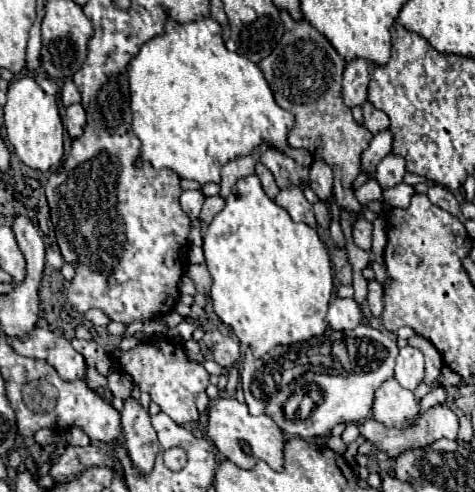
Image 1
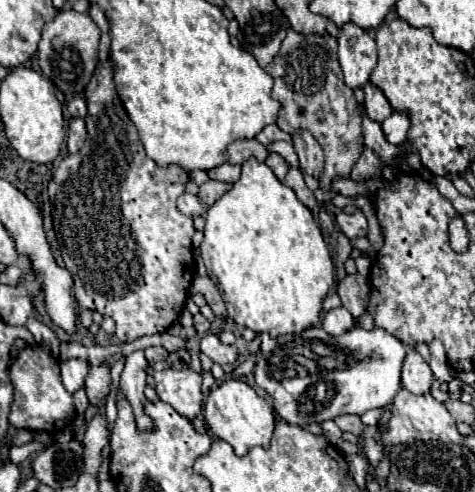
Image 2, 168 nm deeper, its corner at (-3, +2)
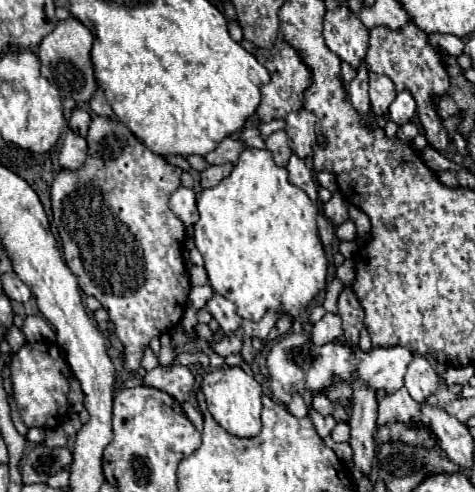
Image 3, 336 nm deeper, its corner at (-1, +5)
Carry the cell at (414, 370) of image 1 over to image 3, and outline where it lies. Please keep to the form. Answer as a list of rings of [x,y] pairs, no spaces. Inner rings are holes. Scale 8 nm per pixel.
[[[414,354],[414,360],[410,362],[406,378],[404,378],[404,386],[408,388],[410,396],[416,402],[426,402],[428,396],[436,394],[440,386],[440,378],[426,356]]]

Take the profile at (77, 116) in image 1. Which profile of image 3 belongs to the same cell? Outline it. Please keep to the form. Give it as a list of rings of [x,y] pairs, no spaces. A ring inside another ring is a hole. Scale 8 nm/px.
[[[70,130],[64,138],[64,144],[58,154],[60,166],[64,170],[78,170],[78,166],[82,166],[82,162],[86,160],[86,150],[88,150],[86,140]]]

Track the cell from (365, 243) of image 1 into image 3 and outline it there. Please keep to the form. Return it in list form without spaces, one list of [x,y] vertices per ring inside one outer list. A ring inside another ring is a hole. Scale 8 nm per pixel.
[[[334,192],[334,194],[332,194],[332,198],[324,204],[324,208],[322,208],[322,210],[324,210],[326,218],[328,218],[328,220],[332,220],[336,226],[348,220],[346,200],[344,200],[344,198],[342,198],[342,194],[338,194],[338,192]]]

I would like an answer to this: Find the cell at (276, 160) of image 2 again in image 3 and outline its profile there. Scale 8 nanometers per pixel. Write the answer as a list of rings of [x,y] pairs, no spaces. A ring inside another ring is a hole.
[[[278,130],[278,132],[272,132],[268,138],[266,138],[266,148],[274,154],[274,162],[278,166],[286,166],[292,150],[288,146],[288,138],[286,138],[286,132],[284,130]]]

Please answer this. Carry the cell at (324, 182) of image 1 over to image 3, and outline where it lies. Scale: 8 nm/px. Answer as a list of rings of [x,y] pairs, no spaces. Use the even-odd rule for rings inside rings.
[[[306,108],[290,112],[286,116],[288,142],[290,142],[290,148],[296,156],[308,158],[312,154],[312,144],[316,140],[314,126],[316,126],[316,118]]]

